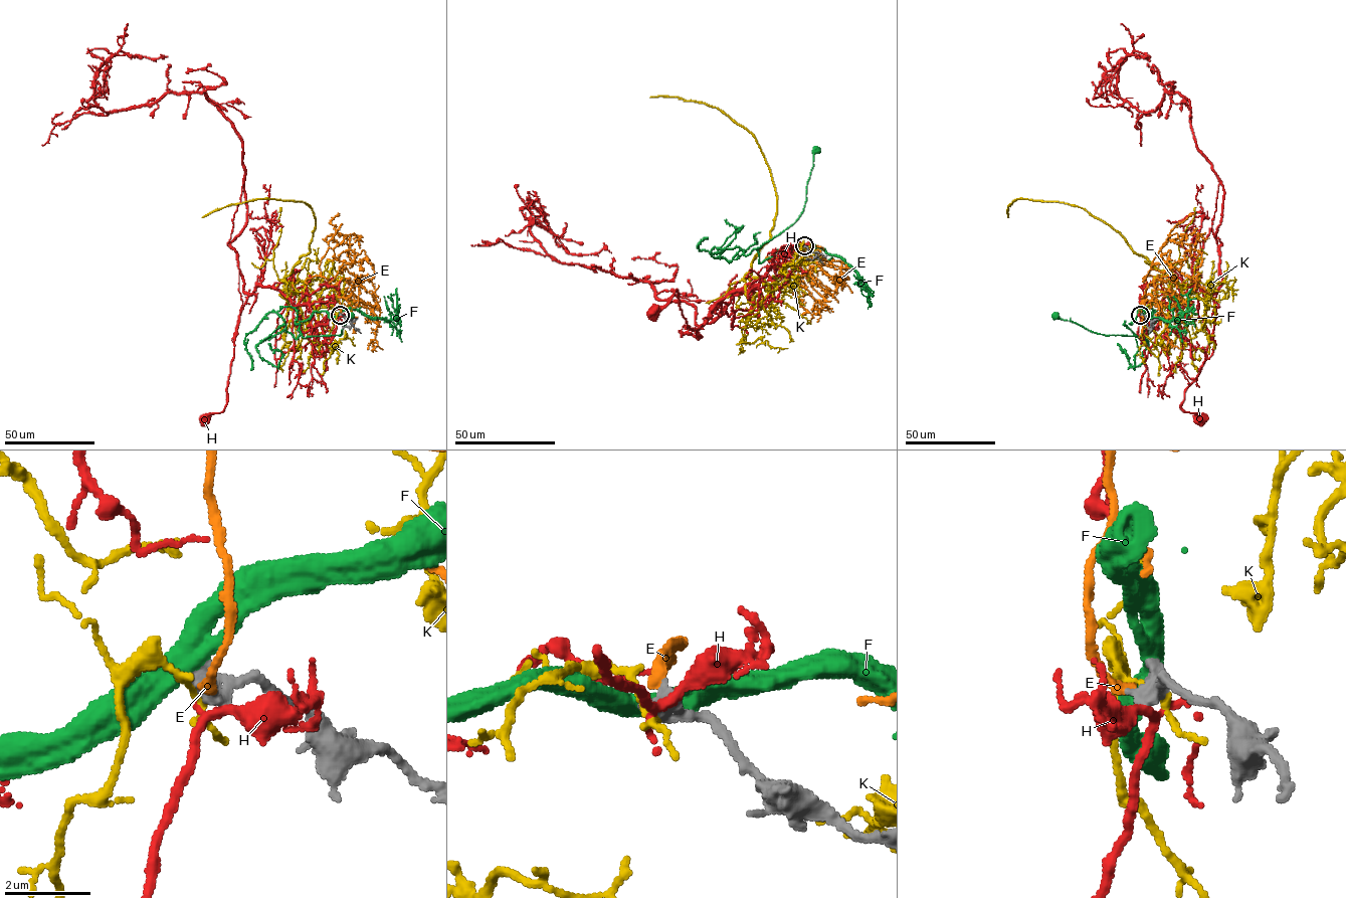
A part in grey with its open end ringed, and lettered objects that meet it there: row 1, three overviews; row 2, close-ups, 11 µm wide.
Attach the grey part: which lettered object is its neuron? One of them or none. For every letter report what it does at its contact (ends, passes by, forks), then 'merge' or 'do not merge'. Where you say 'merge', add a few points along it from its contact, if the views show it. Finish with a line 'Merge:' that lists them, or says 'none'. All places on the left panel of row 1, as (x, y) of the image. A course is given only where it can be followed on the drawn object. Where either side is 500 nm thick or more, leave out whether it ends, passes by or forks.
E: merge; course (340, 315), (337, 290), (321, 276), (319, 267), (331, 239), (346, 243), (349, 249), (351, 234), (363, 241)
F: do not merge
H: do not merge
K: do not merge
Merge: E

